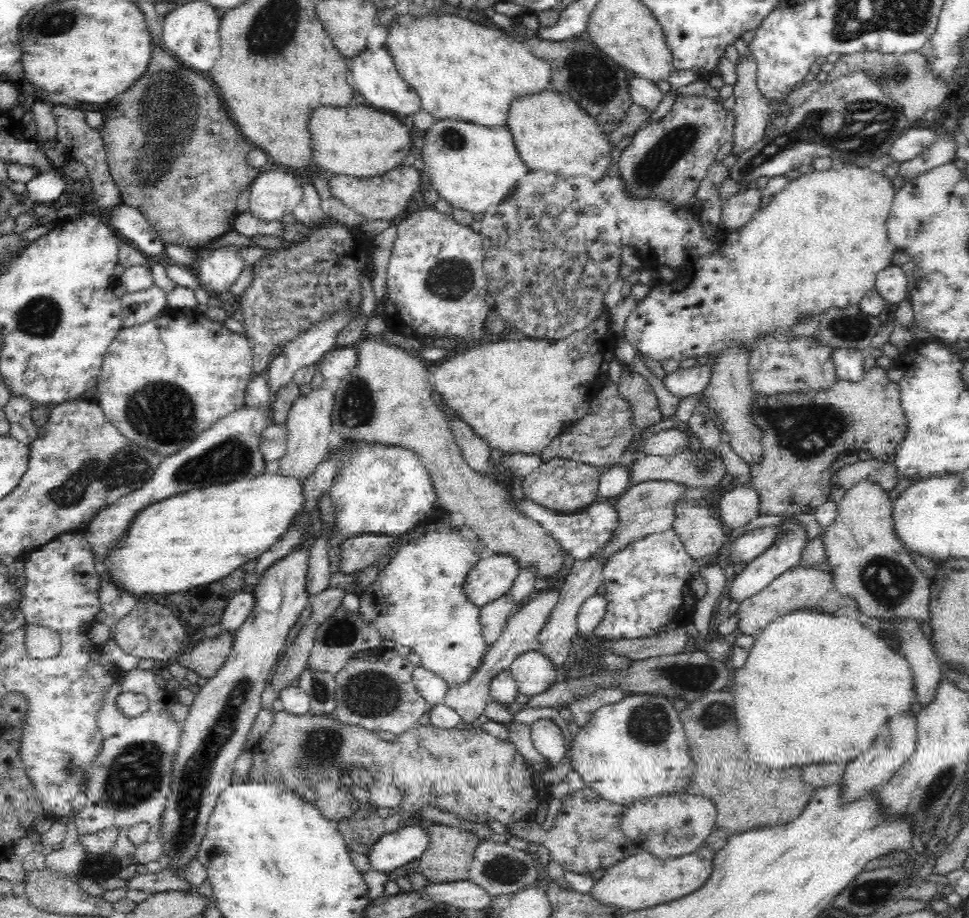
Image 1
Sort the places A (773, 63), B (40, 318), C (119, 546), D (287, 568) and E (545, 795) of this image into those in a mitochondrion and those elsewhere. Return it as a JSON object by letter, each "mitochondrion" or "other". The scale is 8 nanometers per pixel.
{"A":"other","B":"mitochondrion","C":"other","D":"other","E":"other"}

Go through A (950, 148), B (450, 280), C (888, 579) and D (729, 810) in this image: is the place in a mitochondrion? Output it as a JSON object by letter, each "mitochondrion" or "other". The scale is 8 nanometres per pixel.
{"A":"other","B":"mitochondrion","C":"mitochondrion","D":"other"}

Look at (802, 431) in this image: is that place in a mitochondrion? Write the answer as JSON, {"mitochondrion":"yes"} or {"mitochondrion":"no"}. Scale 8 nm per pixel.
{"mitochondrion":"yes"}

